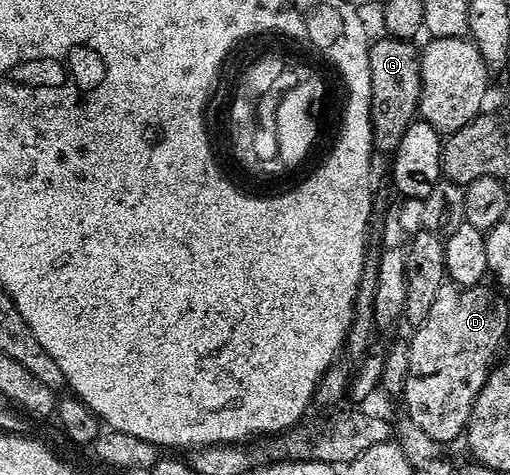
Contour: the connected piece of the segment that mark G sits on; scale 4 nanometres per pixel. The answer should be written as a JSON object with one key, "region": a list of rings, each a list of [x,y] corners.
{"region":[[[383,37],[368,48],[372,94],[372,146],[377,152],[395,152],[402,133],[417,118],[420,109],[420,51],[415,42]]]}

